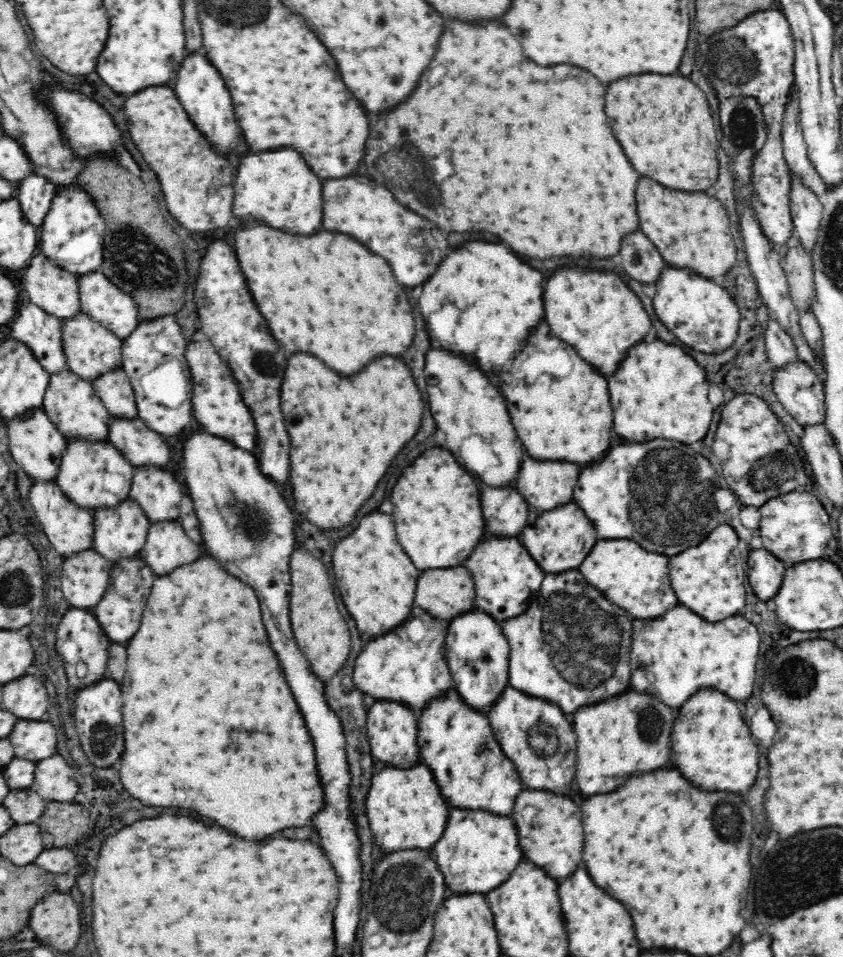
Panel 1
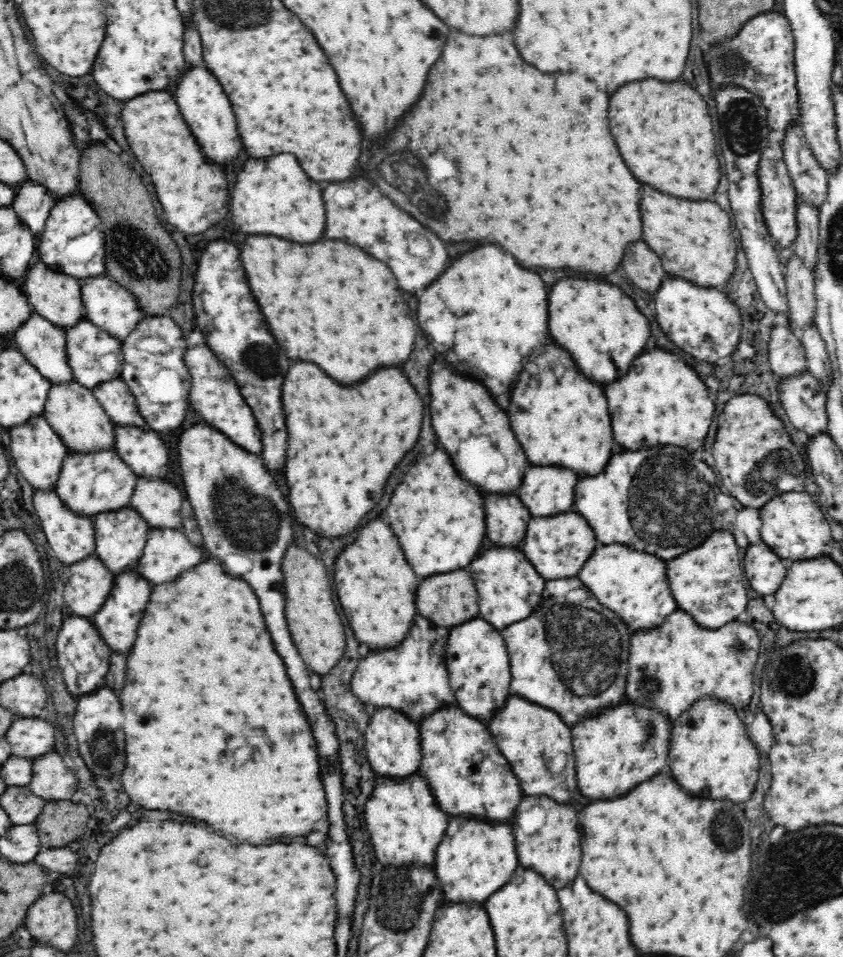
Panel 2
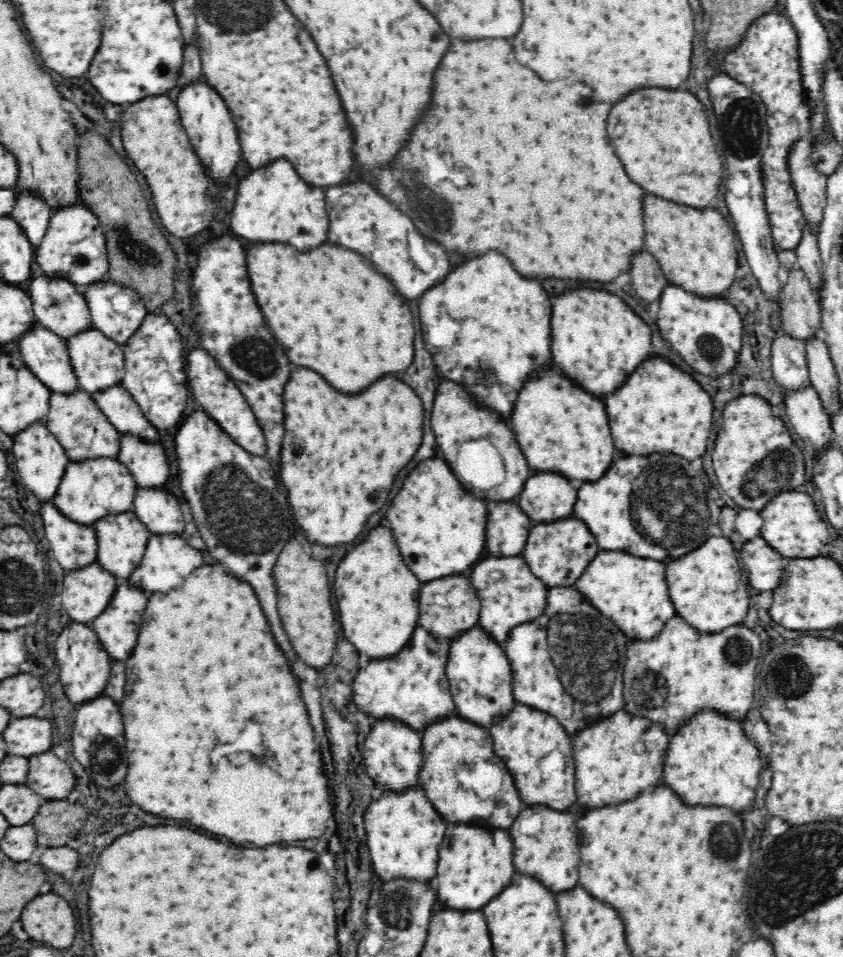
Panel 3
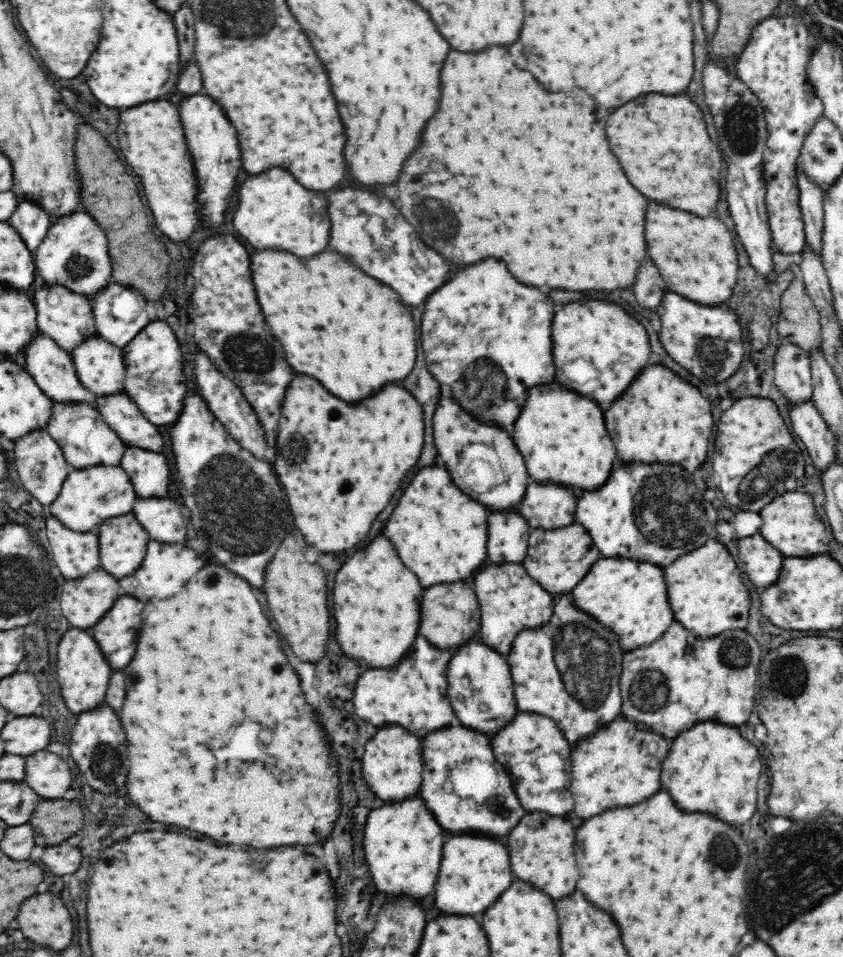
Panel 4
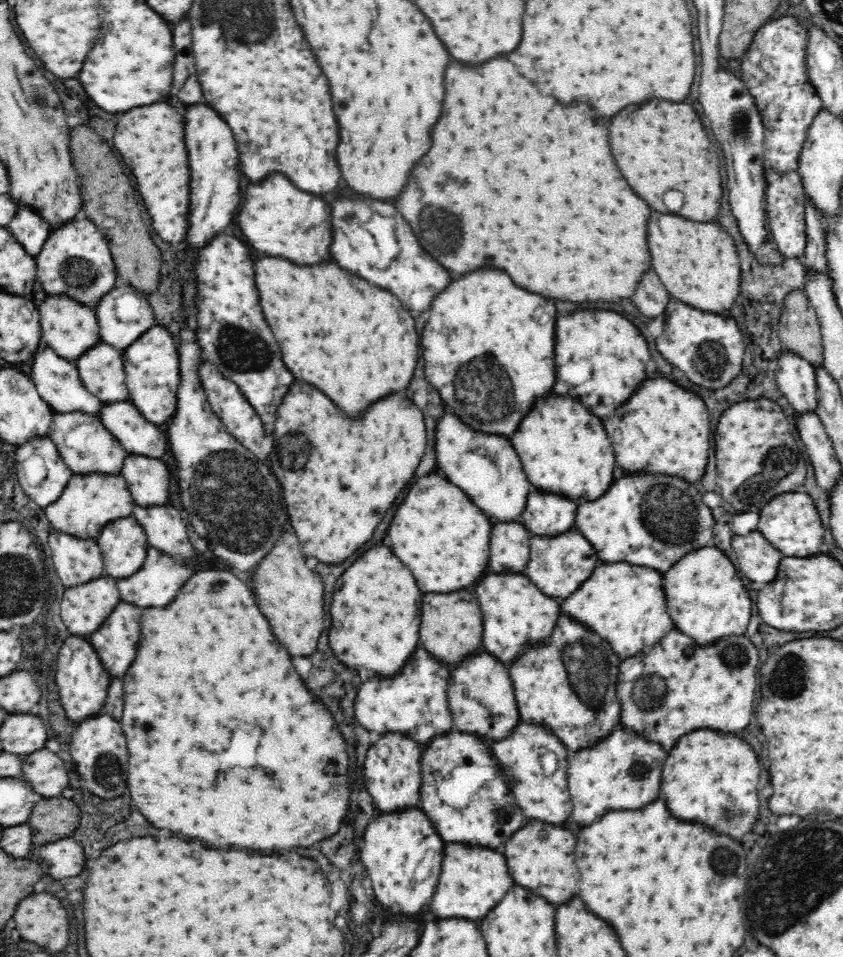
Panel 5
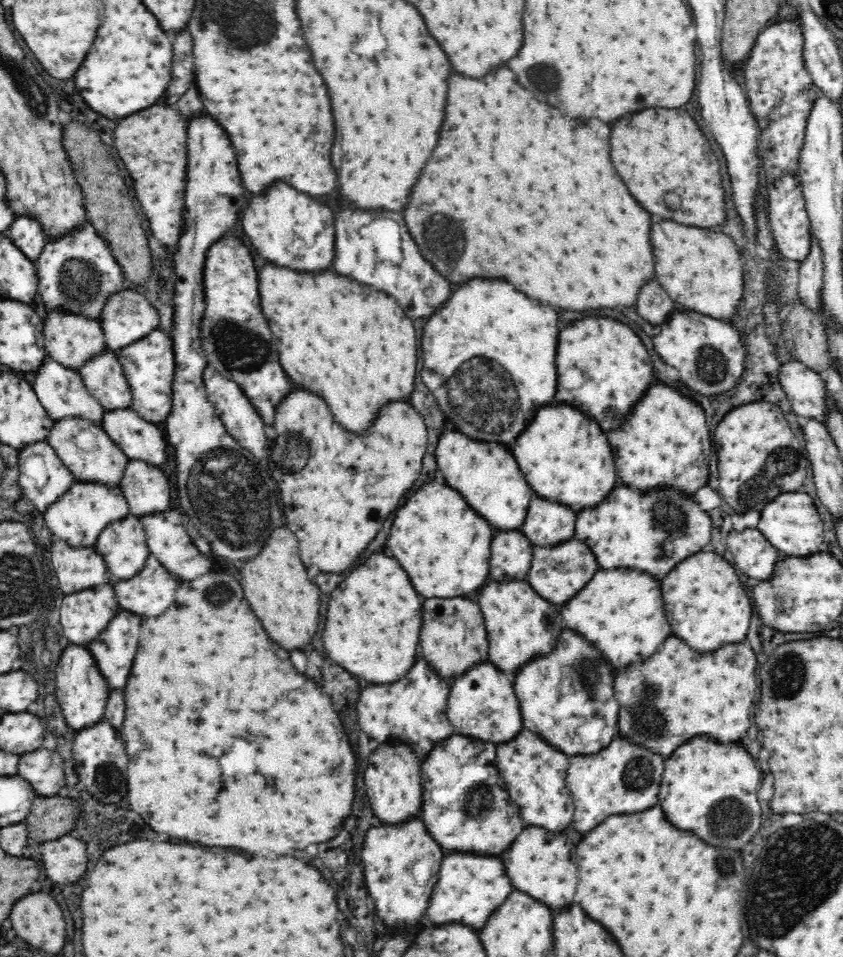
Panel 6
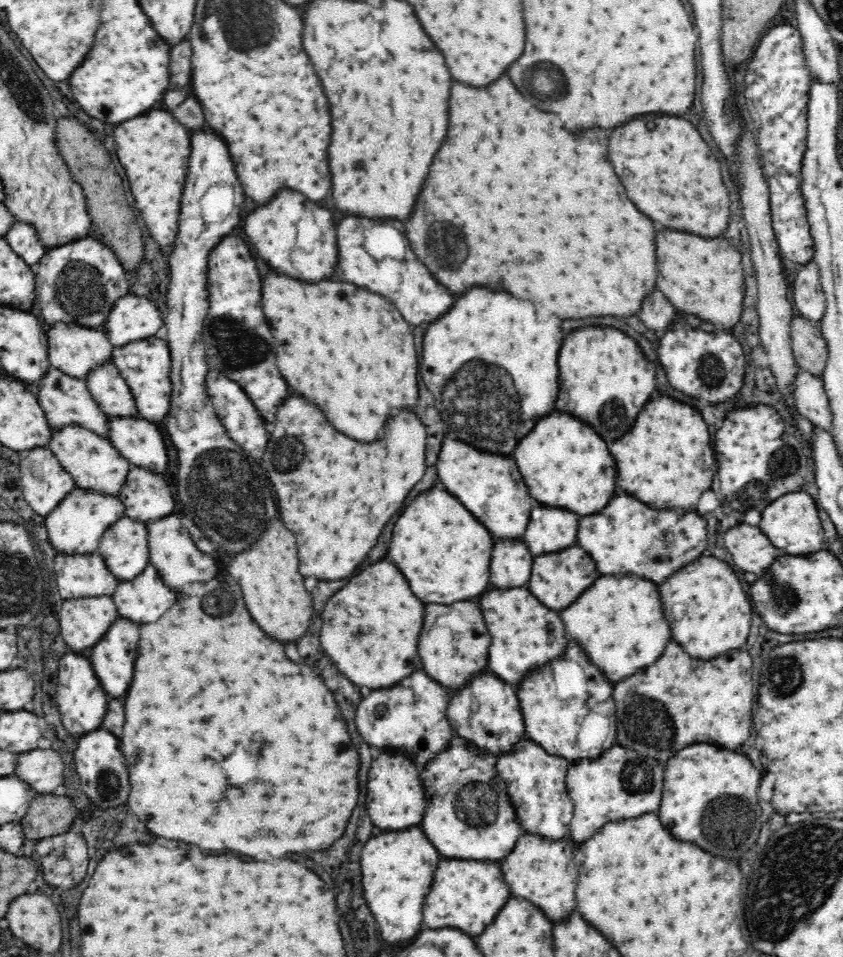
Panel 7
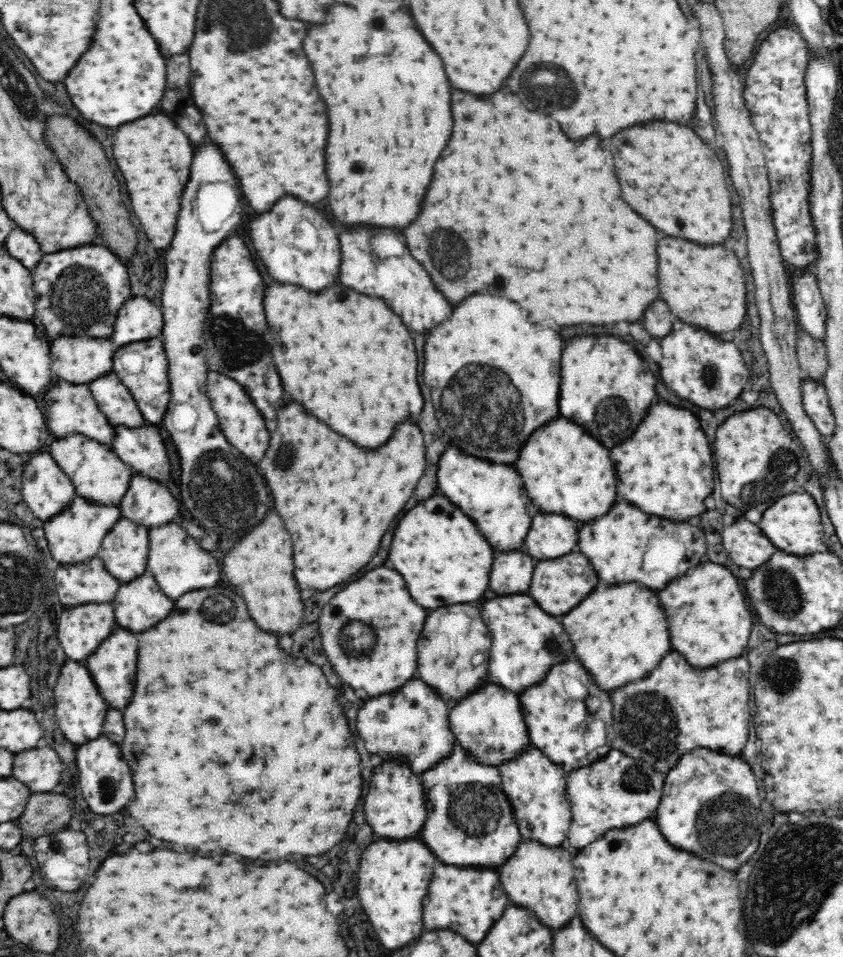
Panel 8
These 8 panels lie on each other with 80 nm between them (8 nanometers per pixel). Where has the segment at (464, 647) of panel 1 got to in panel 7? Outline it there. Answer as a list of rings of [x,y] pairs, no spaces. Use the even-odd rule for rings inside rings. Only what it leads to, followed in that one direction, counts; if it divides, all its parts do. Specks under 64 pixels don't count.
[[[490,670],[476,675],[464,688],[452,692],[447,719],[456,736],[492,757],[511,753],[513,746],[526,738],[524,717],[517,697],[517,687],[498,679]]]

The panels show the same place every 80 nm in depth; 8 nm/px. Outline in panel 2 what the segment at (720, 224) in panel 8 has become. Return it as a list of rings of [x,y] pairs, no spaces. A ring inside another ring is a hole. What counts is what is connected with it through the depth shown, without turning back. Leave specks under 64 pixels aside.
[[[652,78],[627,84],[610,98],[608,118],[620,154],[640,182],[676,198],[711,200],[720,184],[720,153],[706,102],[694,88]]]

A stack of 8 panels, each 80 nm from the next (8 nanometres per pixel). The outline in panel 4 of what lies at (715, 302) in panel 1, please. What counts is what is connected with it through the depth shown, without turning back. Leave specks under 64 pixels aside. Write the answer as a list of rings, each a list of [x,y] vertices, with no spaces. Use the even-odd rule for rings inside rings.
[[[666,292],[664,304],[658,308],[662,323],[659,332],[660,345],[676,362],[678,369],[700,378],[704,384],[727,381],[738,369],[745,355],[741,330],[736,313],[726,305],[704,306]]]

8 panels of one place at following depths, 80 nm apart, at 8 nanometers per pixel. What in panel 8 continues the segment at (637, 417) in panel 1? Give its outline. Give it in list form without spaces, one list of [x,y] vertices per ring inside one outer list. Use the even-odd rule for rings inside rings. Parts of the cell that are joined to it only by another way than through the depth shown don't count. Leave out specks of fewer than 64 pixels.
[[[666,402],[652,406],[648,416],[644,418],[642,426],[636,430],[636,434],[628,442],[616,446],[610,452],[610,458],[622,478],[622,484],[618,484],[618,492],[622,490],[622,494],[624,494],[622,498],[626,502],[638,506],[646,514],[654,514],[654,516],[668,519],[672,523],[685,523],[688,520],[697,522],[694,520],[694,516],[699,518],[701,514],[708,511],[704,500],[712,494],[712,486],[714,486],[712,450],[706,440],[706,434],[700,430],[698,418],[692,416],[688,410],[674,408]]]

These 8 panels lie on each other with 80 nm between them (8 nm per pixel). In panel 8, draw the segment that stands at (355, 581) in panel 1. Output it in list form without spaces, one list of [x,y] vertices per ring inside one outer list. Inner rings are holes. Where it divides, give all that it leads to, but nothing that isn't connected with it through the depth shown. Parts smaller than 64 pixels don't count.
[[[380,566],[364,574],[360,580],[348,584],[340,594],[336,594],[324,606],[320,614],[319,631],[324,652],[332,662],[334,670],[338,672],[338,676],[354,690],[362,688],[366,694],[364,698],[373,699],[384,694],[395,693],[410,678],[416,678],[416,668],[418,668],[416,640],[424,626],[424,620],[426,620],[426,610],[420,608],[410,598],[402,576],[396,570],[388,570]],[[356,620],[362,620],[362,622],[356,622]],[[364,622],[376,632],[376,636]],[[376,638],[378,638],[378,644],[376,644]],[[354,652],[356,654],[370,652],[370,656],[350,658],[348,654],[354,654]]]

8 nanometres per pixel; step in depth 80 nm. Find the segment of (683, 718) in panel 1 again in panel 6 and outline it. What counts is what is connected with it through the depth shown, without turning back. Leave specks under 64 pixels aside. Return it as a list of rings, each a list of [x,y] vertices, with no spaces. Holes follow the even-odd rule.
[[[699,736],[680,746],[676,752],[665,759],[664,780],[660,786],[660,808],[666,820],[678,830],[694,832],[710,846],[718,848],[744,848],[754,834],[760,830],[760,804],[756,798],[758,784],[762,780],[754,758],[740,744],[718,744],[710,737]]]

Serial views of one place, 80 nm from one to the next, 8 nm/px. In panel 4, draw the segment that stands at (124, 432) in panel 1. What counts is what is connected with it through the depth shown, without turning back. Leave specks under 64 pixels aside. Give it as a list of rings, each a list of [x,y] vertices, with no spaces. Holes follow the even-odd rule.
[[[126,446],[121,467],[128,473],[137,497],[151,499],[167,496],[170,470],[161,452]]]

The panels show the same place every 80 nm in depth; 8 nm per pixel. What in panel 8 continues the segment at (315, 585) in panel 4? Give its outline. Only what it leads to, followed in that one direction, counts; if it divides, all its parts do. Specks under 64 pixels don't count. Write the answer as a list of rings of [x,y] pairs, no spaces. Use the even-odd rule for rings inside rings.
[[[270,510],[260,524],[256,524],[244,538],[240,538],[240,542],[230,546],[222,558],[222,572],[233,588],[238,590],[238,594],[246,598],[244,602],[248,604],[248,610],[262,630],[274,634],[290,634],[298,630],[304,616],[304,604],[292,574],[292,540],[276,512]]]

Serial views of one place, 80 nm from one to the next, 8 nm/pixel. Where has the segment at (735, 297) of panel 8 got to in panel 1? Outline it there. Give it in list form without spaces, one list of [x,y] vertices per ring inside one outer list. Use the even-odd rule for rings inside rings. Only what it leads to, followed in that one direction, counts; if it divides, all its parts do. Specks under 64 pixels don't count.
[[[640,178],[636,187],[636,200],[638,200],[640,230],[648,236],[648,240],[654,242],[654,246],[660,250],[662,258],[666,262],[670,262],[670,267],[688,269],[704,279],[724,283],[724,276],[730,272],[730,268],[737,261],[737,246],[731,235],[729,214],[716,197],[711,193],[706,196],[704,192],[688,194],[668,190],[650,178]]]

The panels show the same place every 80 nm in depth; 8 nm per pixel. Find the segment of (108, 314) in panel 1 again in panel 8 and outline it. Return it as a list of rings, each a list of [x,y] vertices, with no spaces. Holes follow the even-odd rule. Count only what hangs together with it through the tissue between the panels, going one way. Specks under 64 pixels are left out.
[[[146,297],[128,299],[117,314],[110,339],[116,347],[156,338],[163,331],[163,312]]]

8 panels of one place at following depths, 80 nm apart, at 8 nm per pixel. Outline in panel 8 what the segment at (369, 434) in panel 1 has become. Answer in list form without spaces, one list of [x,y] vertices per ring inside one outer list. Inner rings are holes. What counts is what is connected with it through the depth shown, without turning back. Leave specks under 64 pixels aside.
[[[294,402],[280,410],[276,422],[278,430],[272,432],[270,448],[264,456],[266,462],[260,462],[260,468],[270,486],[276,512],[282,516],[286,528],[290,528],[288,532],[294,542],[294,576],[298,588],[324,592],[350,580],[378,552],[382,536],[404,510],[416,482],[424,472],[424,439],[416,424],[404,422],[396,428],[394,436],[388,440],[388,444],[384,444],[384,448],[374,449],[374,452],[360,450]]]

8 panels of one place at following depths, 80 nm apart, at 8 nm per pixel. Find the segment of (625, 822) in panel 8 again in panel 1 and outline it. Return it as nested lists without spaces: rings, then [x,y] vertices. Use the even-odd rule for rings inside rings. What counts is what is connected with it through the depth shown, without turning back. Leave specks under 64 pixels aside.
[[[631,689],[626,690],[606,702],[600,702],[596,706],[580,707],[572,718],[573,730],[576,735],[576,784],[584,794],[608,794],[614,788],[624,786],[624,782],[632,774],[644,774],[658,770],[664,766],[664,762],[670,760],[672,750],[672,724],[674,724],[676,712],[664,705],[656,698],[636,693]]]

